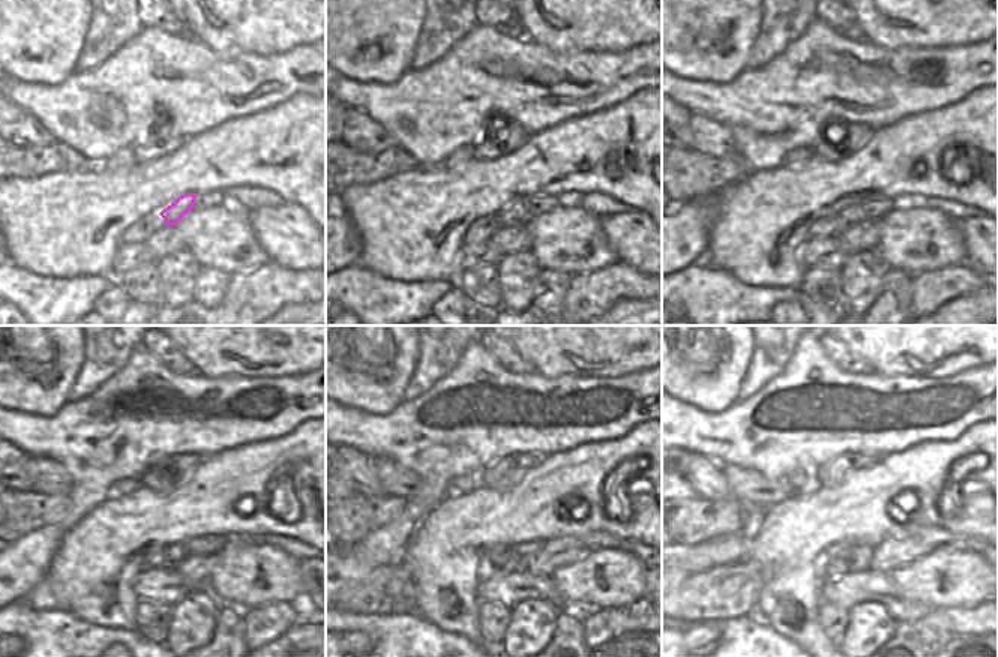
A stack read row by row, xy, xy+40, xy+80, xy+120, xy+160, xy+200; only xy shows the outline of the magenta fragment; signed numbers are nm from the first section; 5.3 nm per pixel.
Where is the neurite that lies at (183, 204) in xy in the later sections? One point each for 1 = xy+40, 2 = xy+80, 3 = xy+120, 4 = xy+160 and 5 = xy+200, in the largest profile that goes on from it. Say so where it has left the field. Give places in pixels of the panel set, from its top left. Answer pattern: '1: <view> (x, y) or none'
1: xy+40 (515, 213)
2: xy+80 (851, 215)
3: xy+120 (176, 554)
4: xy+160 (506, 561)
5: xy+200 (838, 567)

